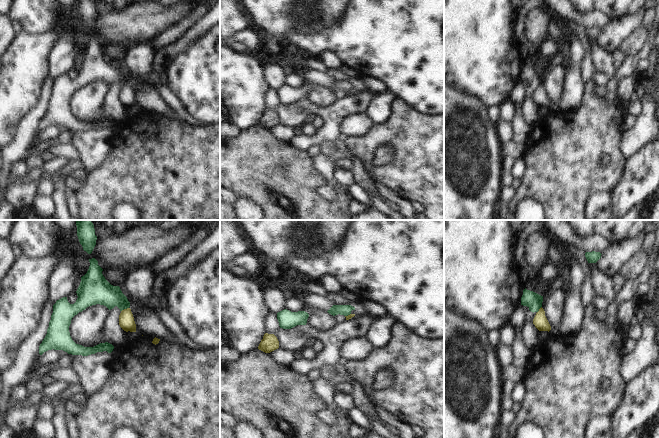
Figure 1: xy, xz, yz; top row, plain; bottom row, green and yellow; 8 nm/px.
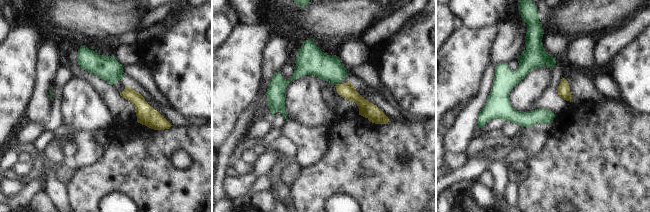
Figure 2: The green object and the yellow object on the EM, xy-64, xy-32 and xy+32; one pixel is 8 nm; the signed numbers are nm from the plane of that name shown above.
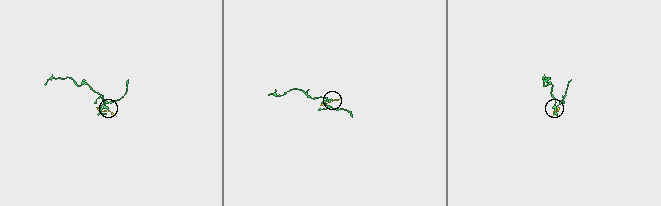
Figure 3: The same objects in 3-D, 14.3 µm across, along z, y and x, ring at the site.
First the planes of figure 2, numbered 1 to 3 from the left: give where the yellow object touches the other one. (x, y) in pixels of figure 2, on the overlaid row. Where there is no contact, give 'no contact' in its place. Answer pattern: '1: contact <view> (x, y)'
1: no contact
2: contact xy-32 (336, 84)
3: no contact

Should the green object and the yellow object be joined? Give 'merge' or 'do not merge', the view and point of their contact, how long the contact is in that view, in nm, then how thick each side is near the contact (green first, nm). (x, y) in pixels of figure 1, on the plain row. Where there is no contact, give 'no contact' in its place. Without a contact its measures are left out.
do not merge; meets green in xy at (124, 84); contact 70 nm long; 200 nm thick on the green side, 130 nm on the other

